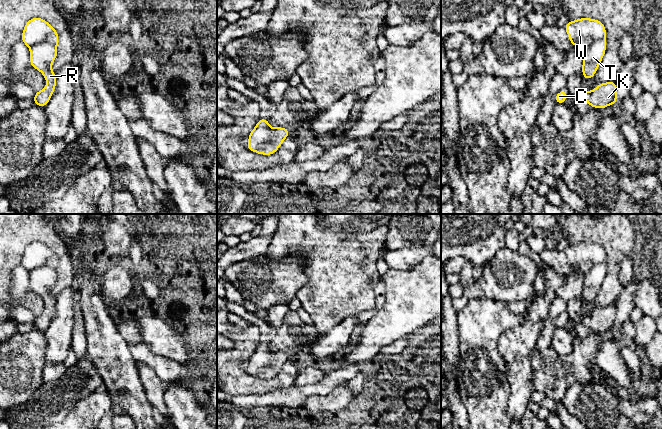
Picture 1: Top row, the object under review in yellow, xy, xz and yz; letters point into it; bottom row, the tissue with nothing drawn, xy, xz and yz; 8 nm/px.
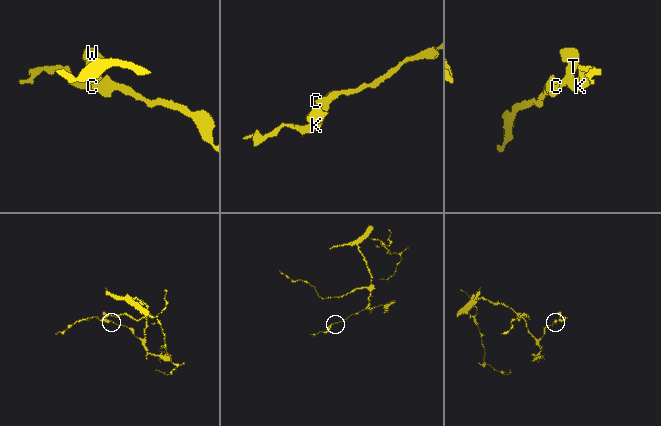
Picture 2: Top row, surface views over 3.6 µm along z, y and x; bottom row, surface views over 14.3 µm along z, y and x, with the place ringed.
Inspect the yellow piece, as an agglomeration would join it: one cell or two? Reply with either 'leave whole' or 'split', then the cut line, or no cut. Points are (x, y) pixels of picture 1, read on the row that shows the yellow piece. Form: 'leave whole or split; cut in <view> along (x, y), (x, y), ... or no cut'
split; cut in xy along (56, 45), (50, 42), (38, 42), (30, 47)

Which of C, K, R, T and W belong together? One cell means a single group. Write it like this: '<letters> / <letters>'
C K R T / W

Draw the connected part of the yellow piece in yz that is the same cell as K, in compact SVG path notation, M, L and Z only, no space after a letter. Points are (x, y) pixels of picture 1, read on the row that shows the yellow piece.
M615 81L599 83L598 87L590 92L582 90L581 99L587 102L591 107L603 109L617 103L616 90Z

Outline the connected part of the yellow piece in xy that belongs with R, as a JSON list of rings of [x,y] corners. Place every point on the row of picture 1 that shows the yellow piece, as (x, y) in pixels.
[[[41,42],[30,47],[31,67],[39,70],[47,80],[47,86],[39,92],[35,92],[33,101],[35,105],[45,107],[56,88],[56,73],[51,66],[58,55],[57,46],[50,42]]]

